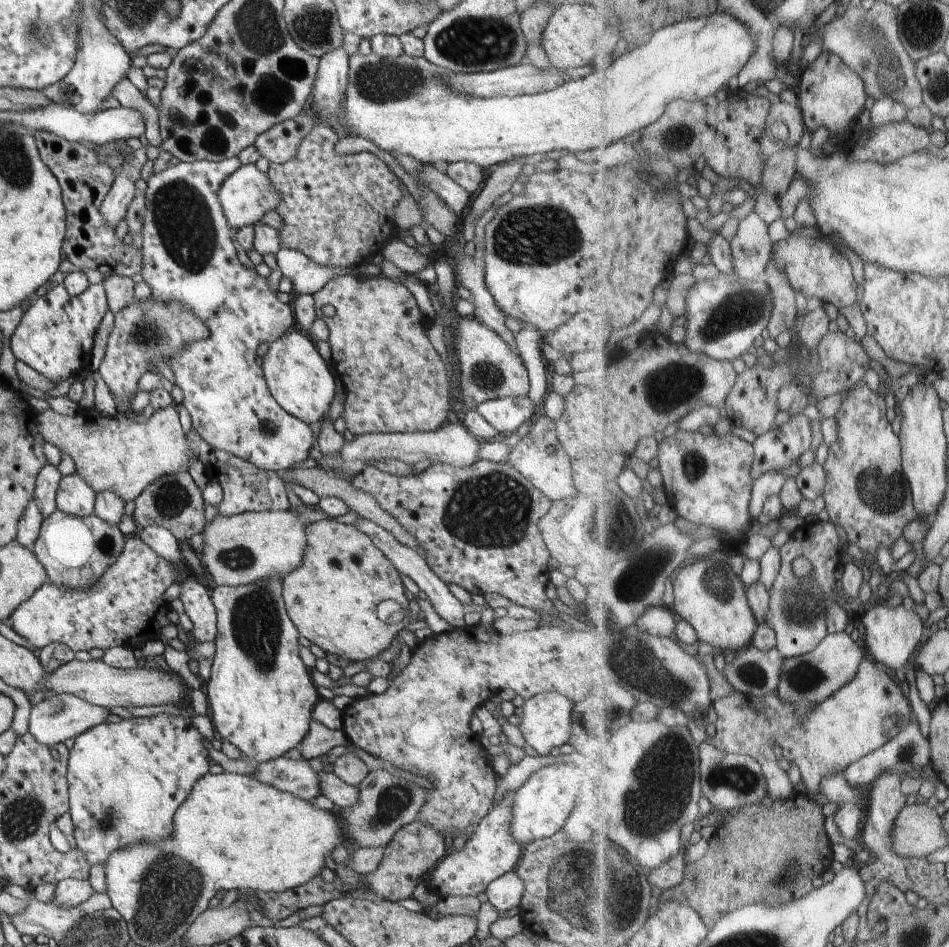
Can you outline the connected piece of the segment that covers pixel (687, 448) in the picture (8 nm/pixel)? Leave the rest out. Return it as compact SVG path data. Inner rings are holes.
M682 428L662 441L659 456L664 487L673 492L674 507L681 520L711 526L735 538L744 538L744 526L754 519L752 504L757 480L753 468L756 460L755 443L736 434L720 436Z

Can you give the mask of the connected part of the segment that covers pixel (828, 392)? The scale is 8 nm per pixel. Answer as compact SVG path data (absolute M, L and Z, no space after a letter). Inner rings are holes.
M829 332L817 346L815 352L821 359L821 369L813 380L813 392L818 399L825 399L838 393L846 393L853 389L866 374L872 364L872 356L866 348L855 339L850 338L846 332Z

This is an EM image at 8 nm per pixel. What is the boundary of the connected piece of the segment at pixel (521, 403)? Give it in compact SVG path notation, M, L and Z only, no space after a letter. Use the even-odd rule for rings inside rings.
M529 396L492 399L478 404L476 409L501 437L512 434L522 423L530 423L539 411Z

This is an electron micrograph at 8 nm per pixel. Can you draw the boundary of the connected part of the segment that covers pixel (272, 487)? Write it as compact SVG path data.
M192 428L185 437L193 454L211 466L211 476L222 487L222 502L216 507L221 515L229 517L246 511L288 511L290 503L285 482L279 472L258 468L239 456L211 447Z

